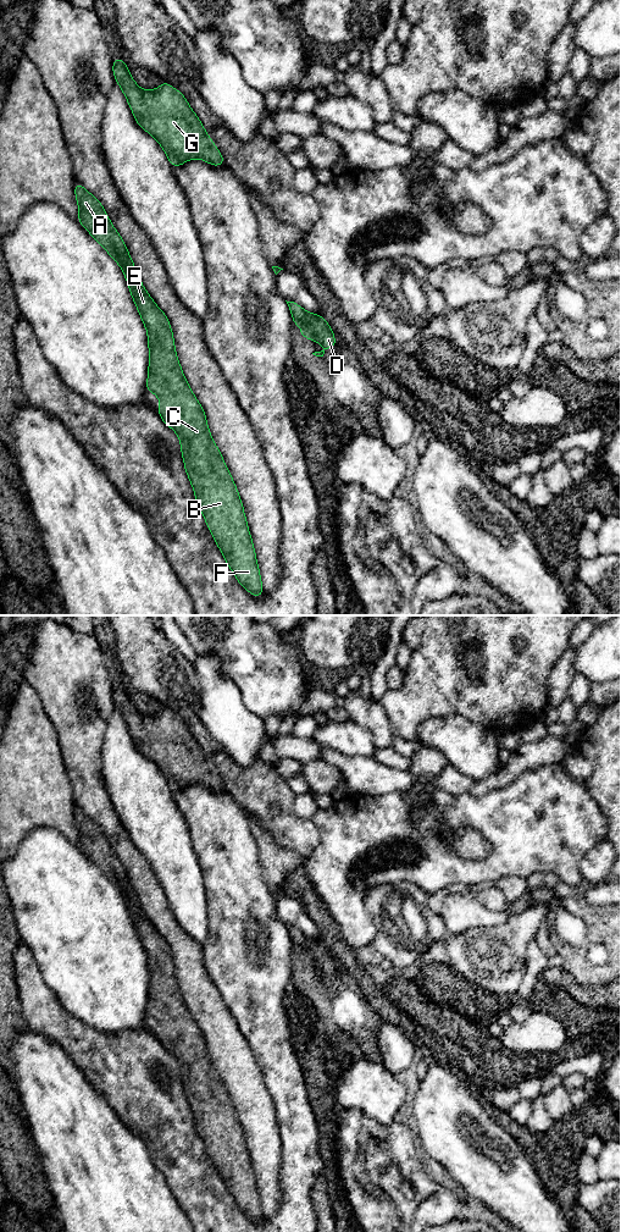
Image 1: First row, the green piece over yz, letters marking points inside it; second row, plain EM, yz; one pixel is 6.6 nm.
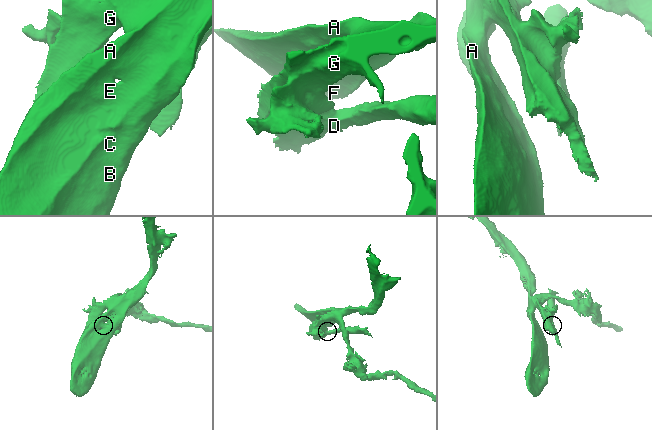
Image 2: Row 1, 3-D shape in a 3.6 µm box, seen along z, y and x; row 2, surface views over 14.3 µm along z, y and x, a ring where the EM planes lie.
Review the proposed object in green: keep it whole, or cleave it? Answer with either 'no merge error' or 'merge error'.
merge error

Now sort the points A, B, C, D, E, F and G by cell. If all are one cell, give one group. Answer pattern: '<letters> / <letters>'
A B C E F G / D

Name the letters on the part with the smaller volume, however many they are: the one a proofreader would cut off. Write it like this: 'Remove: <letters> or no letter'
Remove: D

